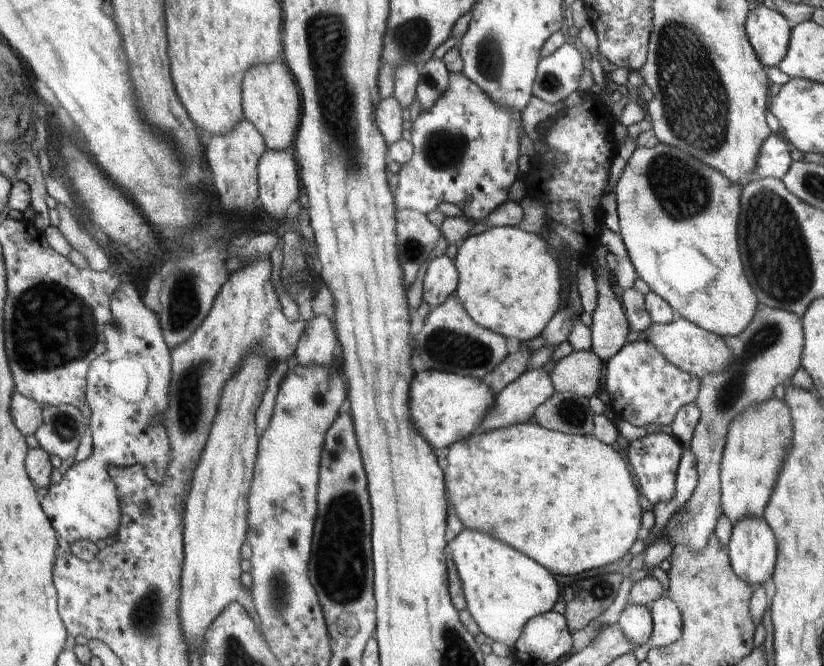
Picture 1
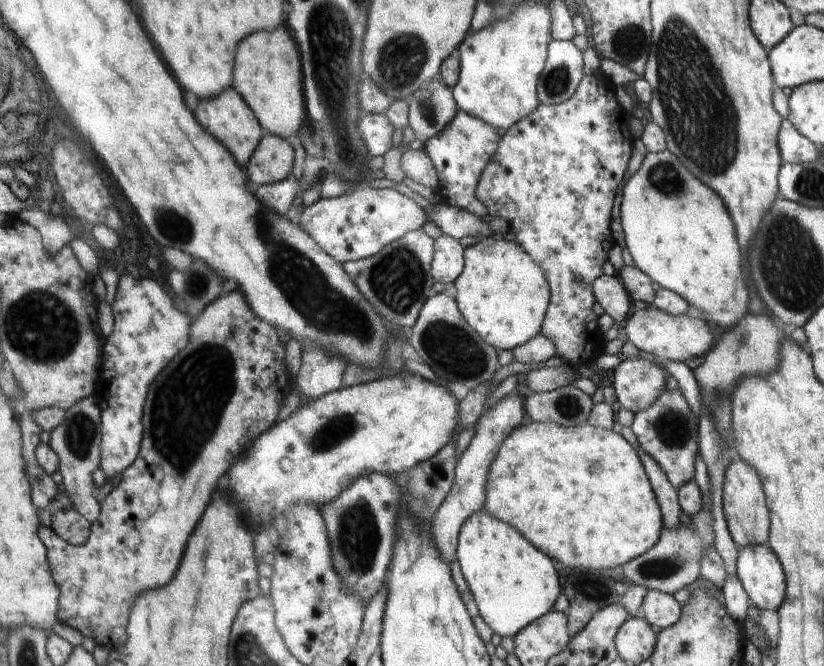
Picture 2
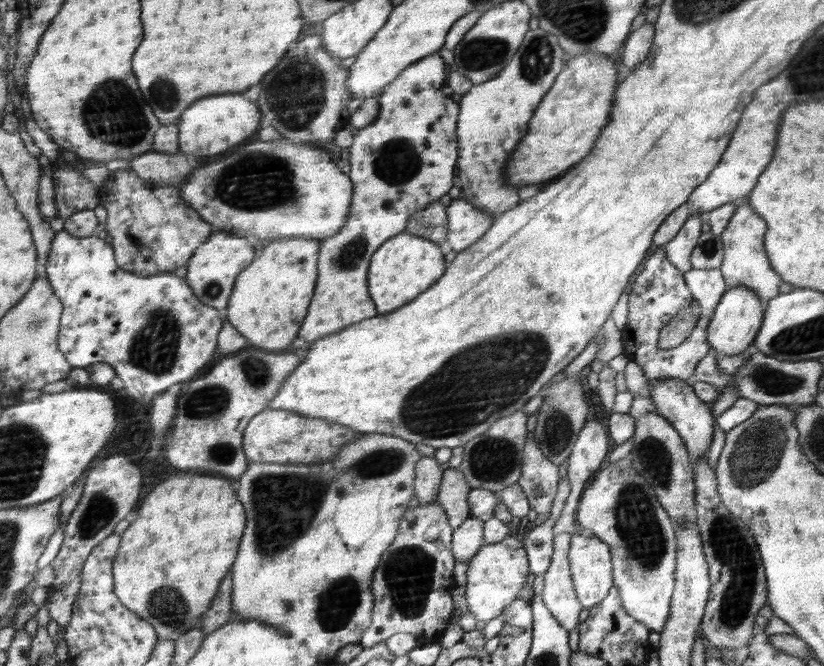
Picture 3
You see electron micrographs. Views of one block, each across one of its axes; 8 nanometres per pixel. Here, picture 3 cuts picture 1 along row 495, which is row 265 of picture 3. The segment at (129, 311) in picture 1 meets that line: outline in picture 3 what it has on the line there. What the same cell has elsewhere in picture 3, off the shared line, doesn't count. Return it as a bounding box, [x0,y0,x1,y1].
[47,230,226,404]

